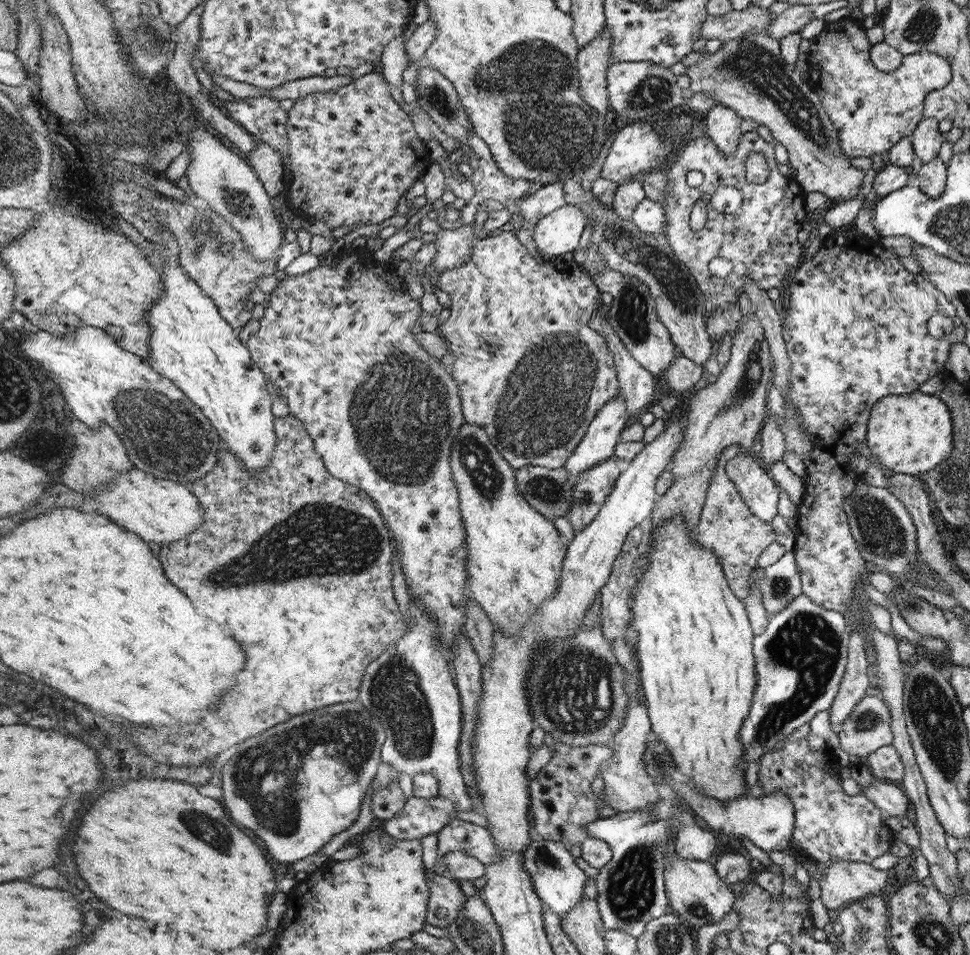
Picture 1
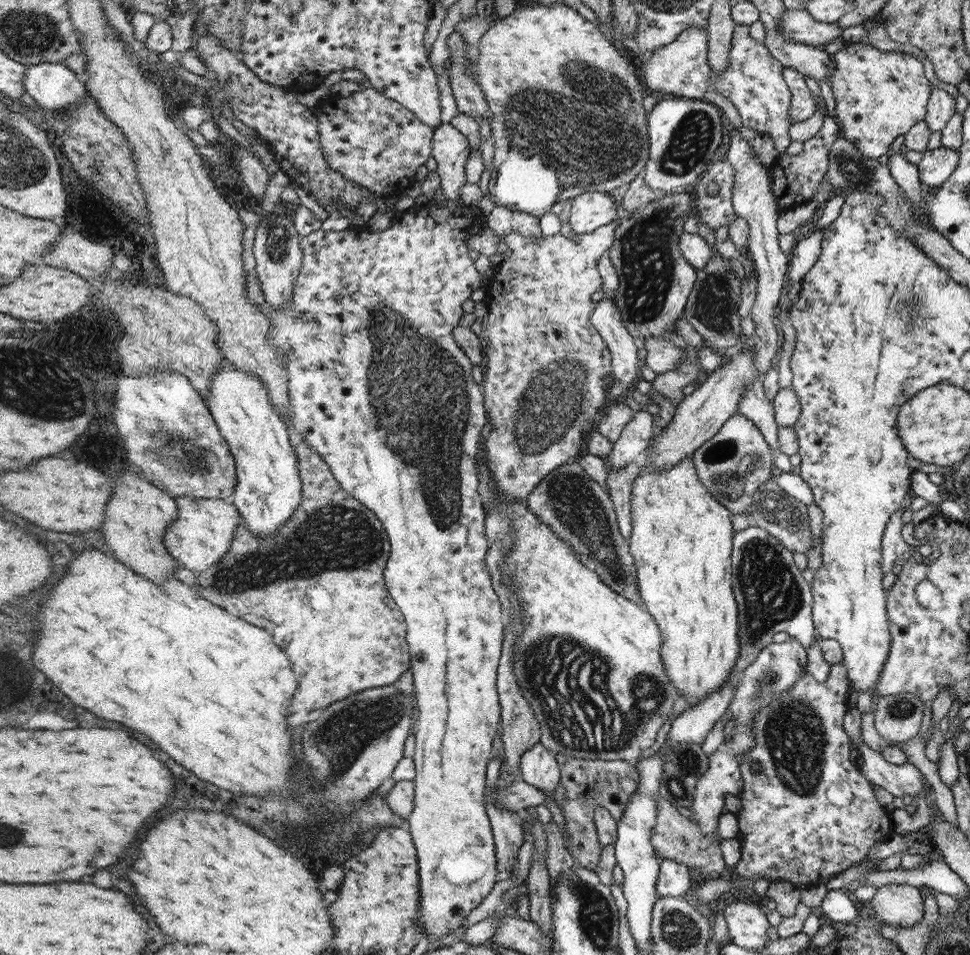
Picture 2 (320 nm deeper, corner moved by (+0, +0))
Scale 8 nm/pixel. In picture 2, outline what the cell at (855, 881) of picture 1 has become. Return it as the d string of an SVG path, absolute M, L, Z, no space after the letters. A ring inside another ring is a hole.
M886 884L877 887L871 904L882 924L897 929L914 927L925 915L922 891L909 884Z

